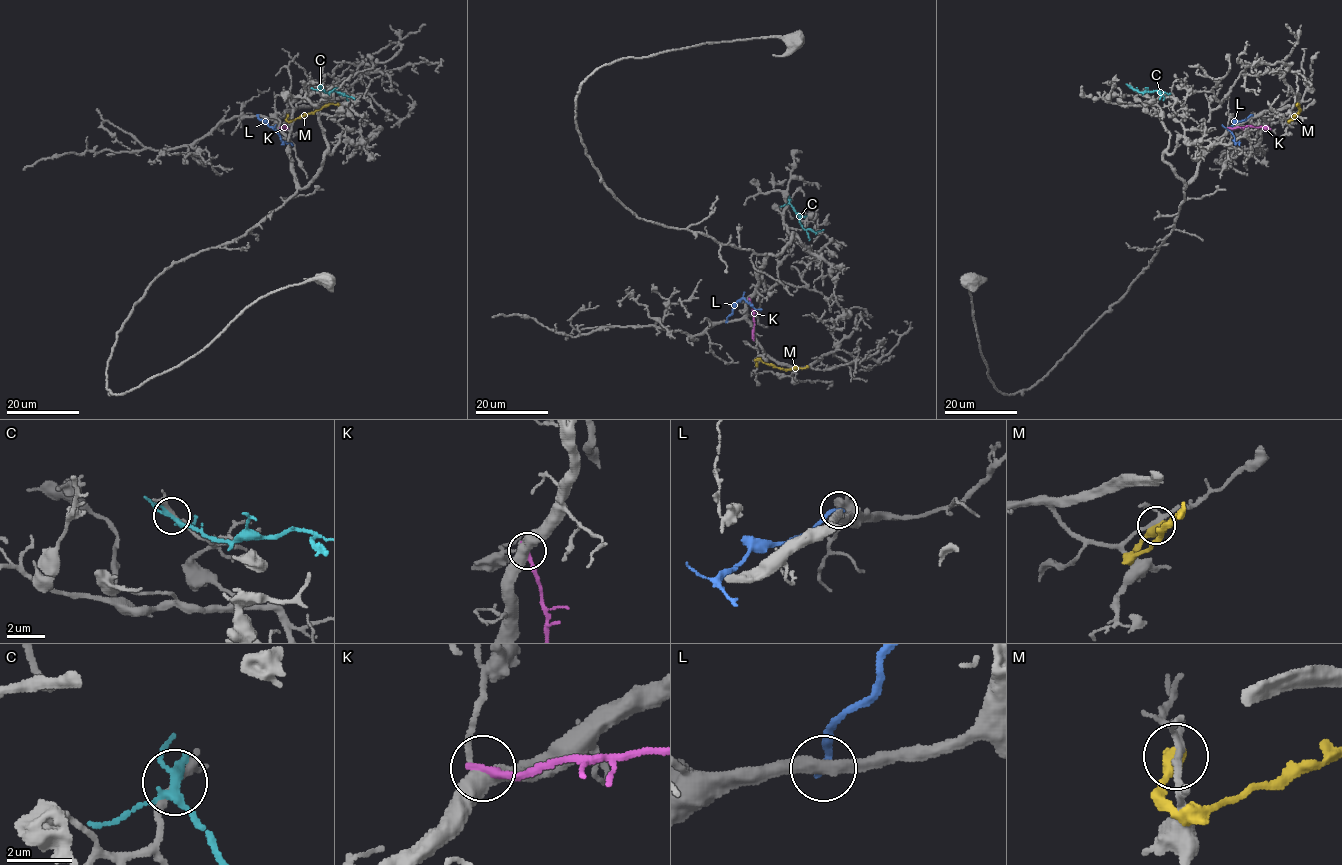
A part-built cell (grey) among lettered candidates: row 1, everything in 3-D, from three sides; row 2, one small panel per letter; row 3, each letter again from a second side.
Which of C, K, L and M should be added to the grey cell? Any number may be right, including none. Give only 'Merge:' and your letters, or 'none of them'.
Merge: none of them

